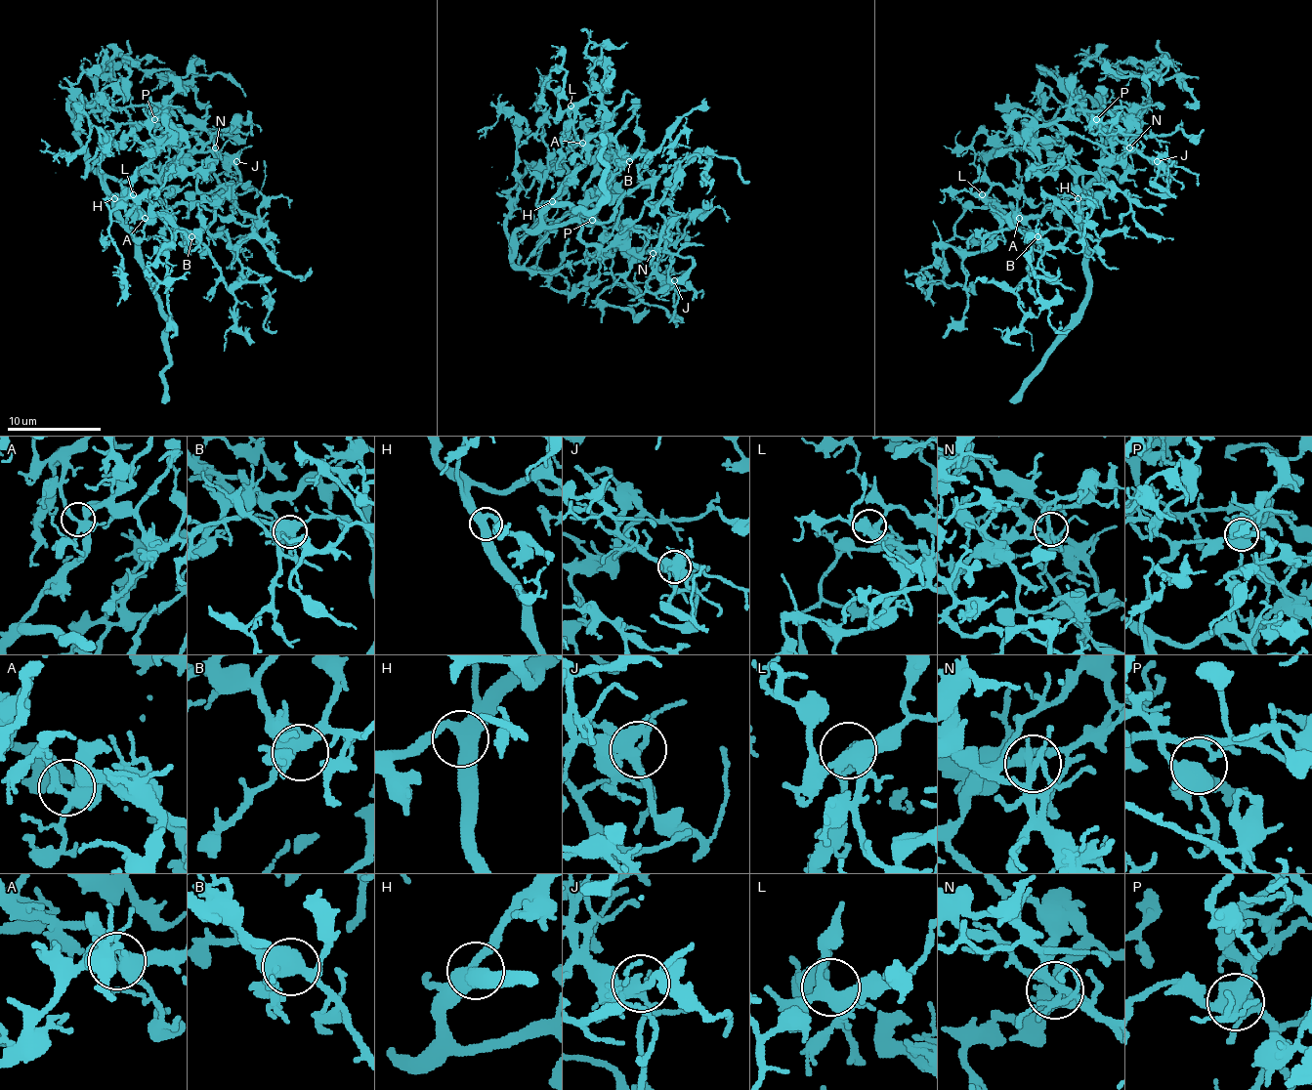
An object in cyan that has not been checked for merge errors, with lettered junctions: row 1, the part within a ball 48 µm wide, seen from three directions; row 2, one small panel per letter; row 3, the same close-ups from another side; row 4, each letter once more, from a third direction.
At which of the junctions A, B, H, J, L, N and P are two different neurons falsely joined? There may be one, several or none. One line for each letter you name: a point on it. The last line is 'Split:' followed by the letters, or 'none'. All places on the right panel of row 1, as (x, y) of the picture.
Split: none

